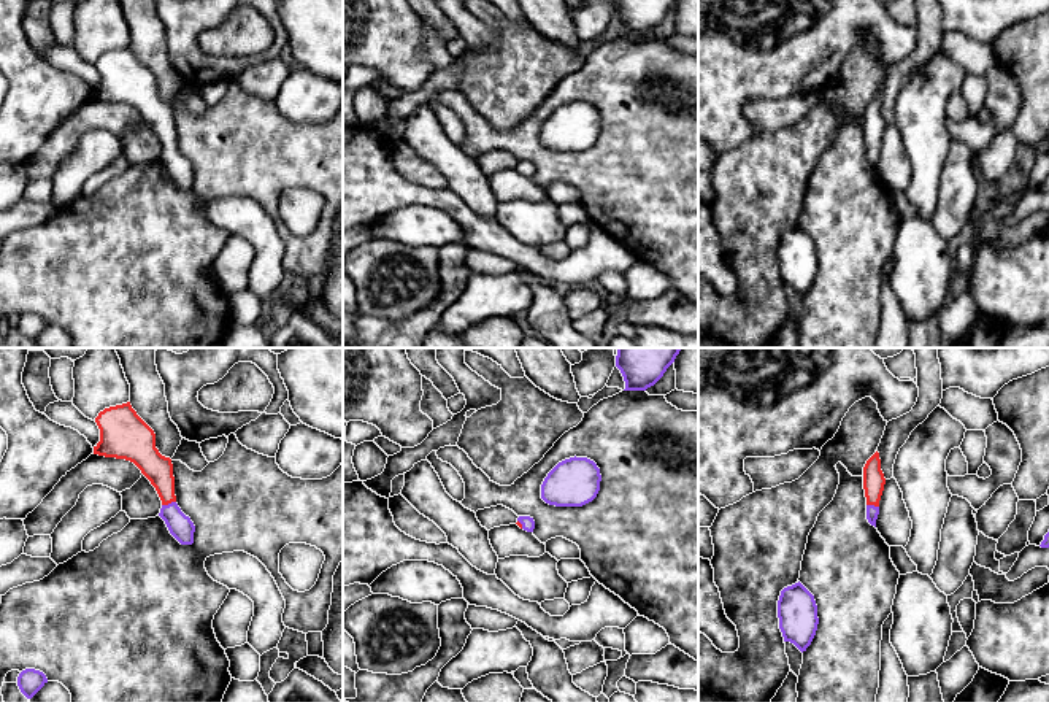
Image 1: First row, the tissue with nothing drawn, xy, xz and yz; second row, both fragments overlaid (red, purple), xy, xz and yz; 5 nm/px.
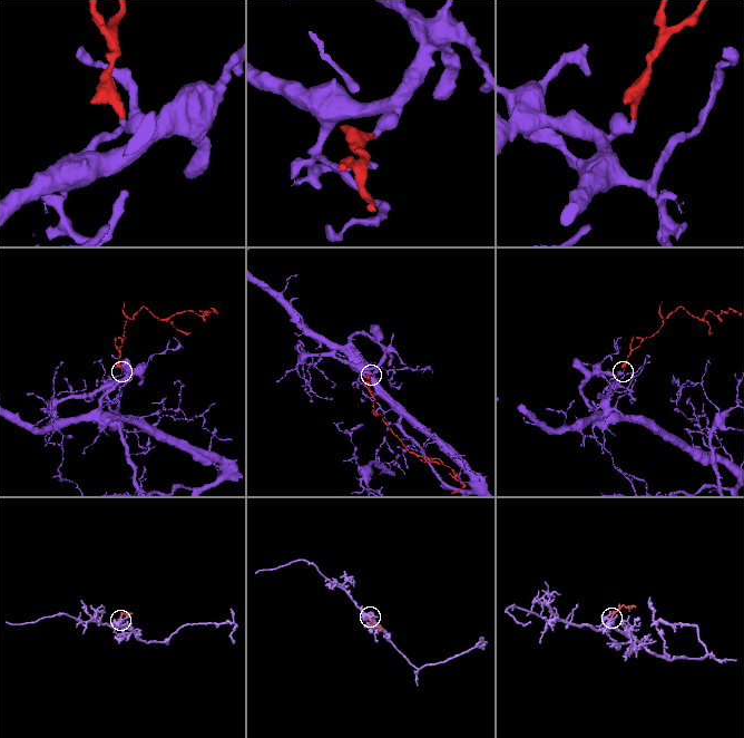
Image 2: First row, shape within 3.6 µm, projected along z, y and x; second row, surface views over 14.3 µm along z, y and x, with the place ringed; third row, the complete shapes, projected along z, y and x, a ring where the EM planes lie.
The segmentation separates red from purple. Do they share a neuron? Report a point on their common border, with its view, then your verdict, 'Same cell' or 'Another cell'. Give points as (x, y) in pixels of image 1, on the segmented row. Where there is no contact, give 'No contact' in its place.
Touches red at xy (169, 502). Same cell

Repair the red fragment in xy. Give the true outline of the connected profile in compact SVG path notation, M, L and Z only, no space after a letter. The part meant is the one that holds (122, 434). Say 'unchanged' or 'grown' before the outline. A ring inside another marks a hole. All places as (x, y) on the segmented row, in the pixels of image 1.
grown; M130 402L105 408L95 418L100 442L94 454L133 462L156 488L162 508L159 516L181 545L194 543L195 526L176 503L173 464L156 448L154 430L136 415Z

